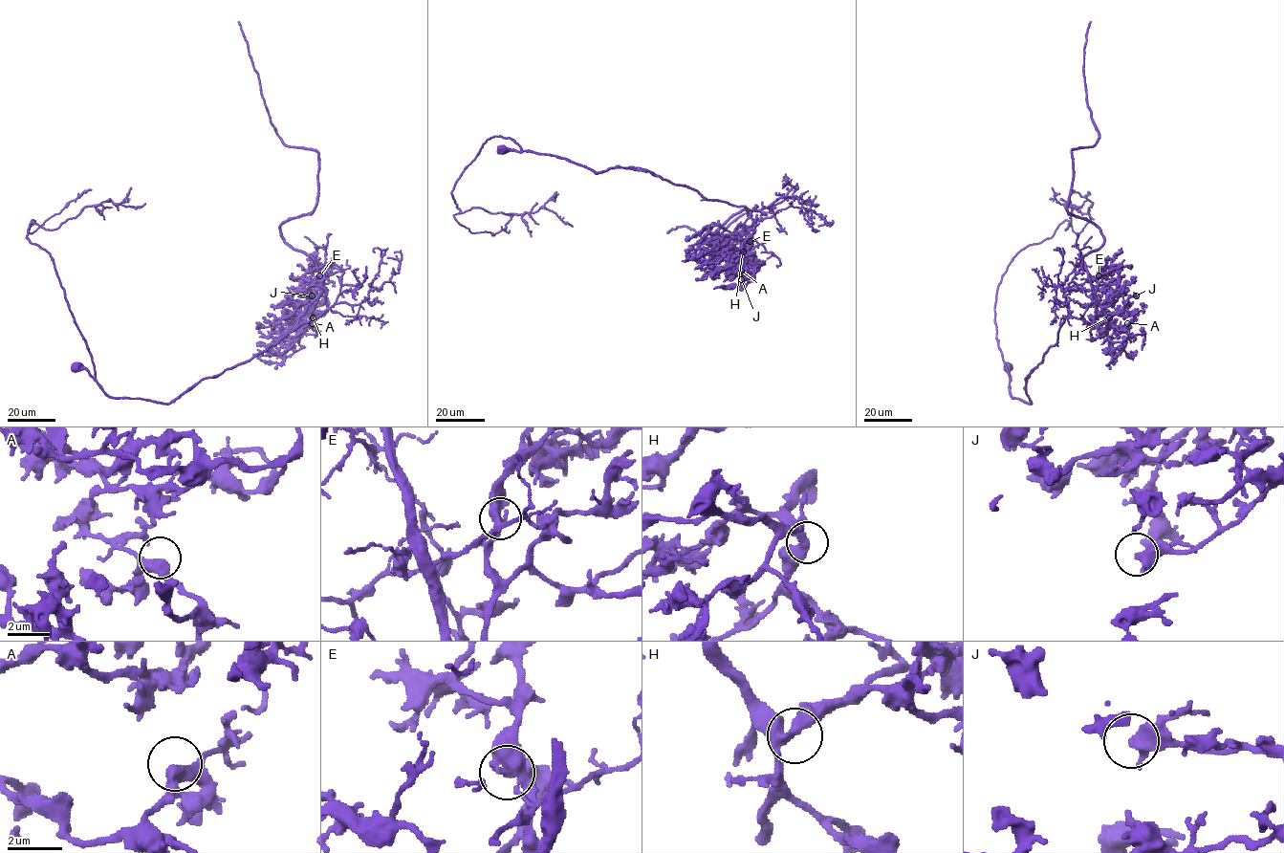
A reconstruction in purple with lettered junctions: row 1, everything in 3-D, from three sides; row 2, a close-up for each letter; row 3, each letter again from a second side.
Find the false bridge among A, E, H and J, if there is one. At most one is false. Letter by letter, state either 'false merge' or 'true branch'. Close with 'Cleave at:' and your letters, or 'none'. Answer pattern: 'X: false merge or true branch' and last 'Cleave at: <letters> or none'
A: true branch
E: false merge
H: true branch
J: true branch
Cleave at: E

